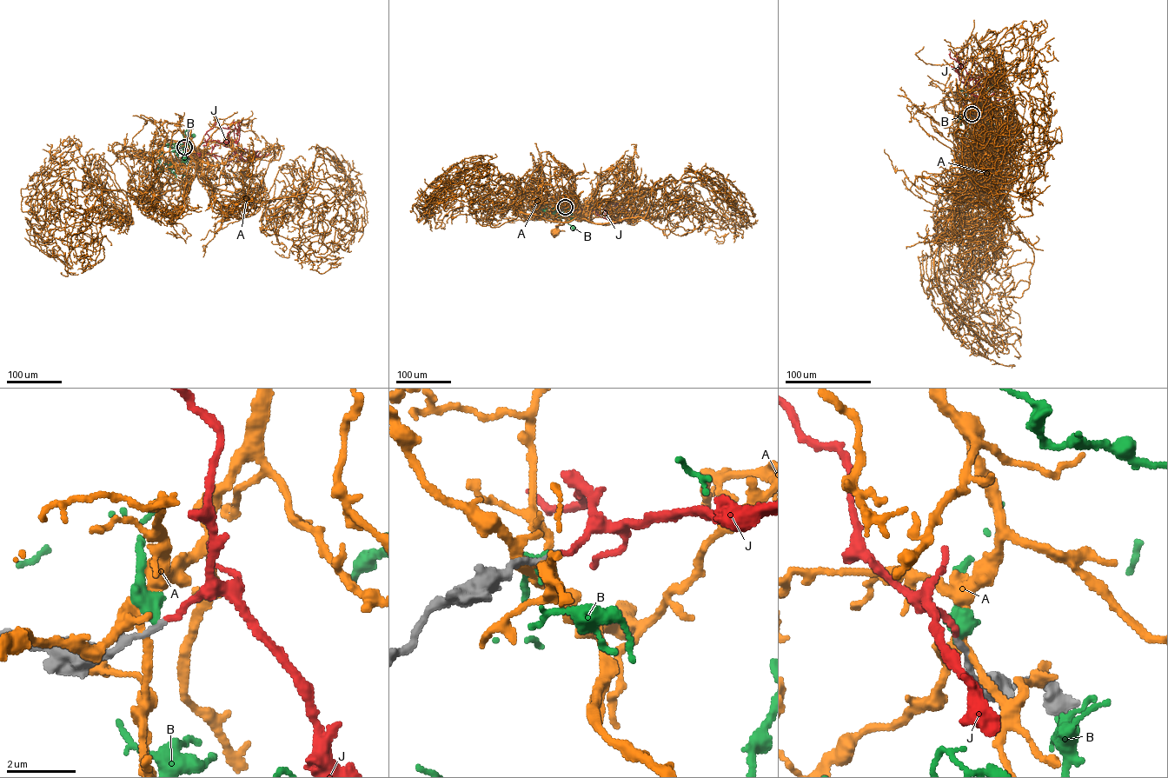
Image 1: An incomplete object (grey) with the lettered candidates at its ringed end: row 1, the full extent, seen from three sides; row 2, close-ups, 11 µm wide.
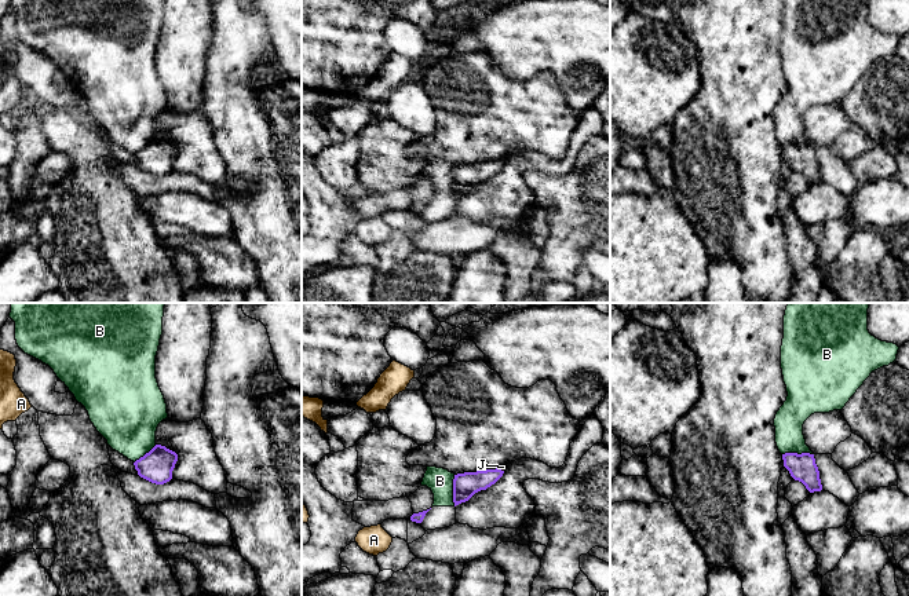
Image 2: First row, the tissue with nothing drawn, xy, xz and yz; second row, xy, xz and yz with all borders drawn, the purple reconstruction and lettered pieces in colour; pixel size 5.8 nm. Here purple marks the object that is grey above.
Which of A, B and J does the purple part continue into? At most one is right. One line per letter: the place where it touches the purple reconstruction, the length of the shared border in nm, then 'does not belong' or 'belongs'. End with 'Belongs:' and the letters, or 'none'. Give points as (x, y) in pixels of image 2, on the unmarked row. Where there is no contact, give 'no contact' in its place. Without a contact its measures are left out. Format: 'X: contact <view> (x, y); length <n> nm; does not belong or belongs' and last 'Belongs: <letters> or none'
A: no contact; does not belong
B: contact xz (453, 182); length 180 nm; does not belong
J: contact xz (500, 161); length 40 nm; belongs
Belongs: J

